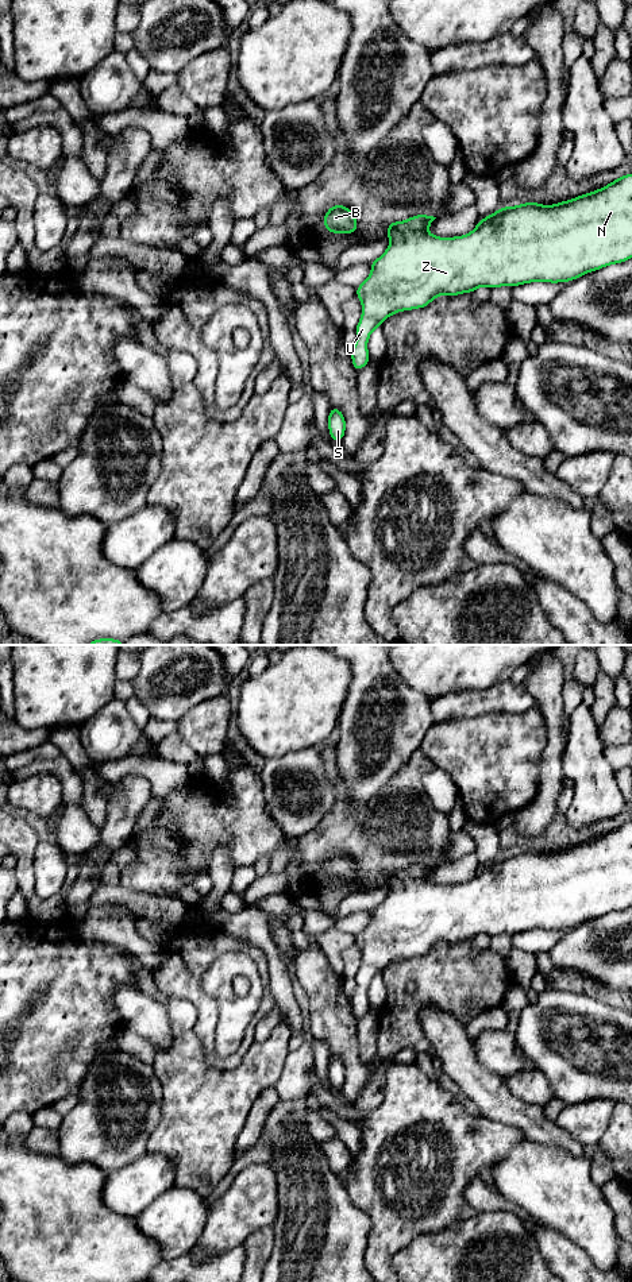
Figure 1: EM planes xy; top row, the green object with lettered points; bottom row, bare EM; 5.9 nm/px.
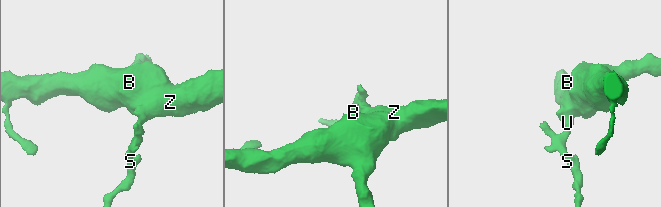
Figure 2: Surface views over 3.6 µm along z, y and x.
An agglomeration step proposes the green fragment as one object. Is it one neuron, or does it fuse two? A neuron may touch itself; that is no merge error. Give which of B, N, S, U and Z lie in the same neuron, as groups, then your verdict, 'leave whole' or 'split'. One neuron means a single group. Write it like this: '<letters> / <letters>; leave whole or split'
B N S U Z; leave whole

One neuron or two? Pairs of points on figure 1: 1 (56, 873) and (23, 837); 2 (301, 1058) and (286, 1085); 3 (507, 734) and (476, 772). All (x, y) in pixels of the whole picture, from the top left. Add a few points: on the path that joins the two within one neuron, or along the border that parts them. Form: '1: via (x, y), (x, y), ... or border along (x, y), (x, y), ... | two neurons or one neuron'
1: border along (39, 842), (34, 860), (35, 883) | two neurons
2: via (297, 1065), (293, 1078) | one neuron
3: via (497, 744), (497, 750), (485, 763) | one neuron

